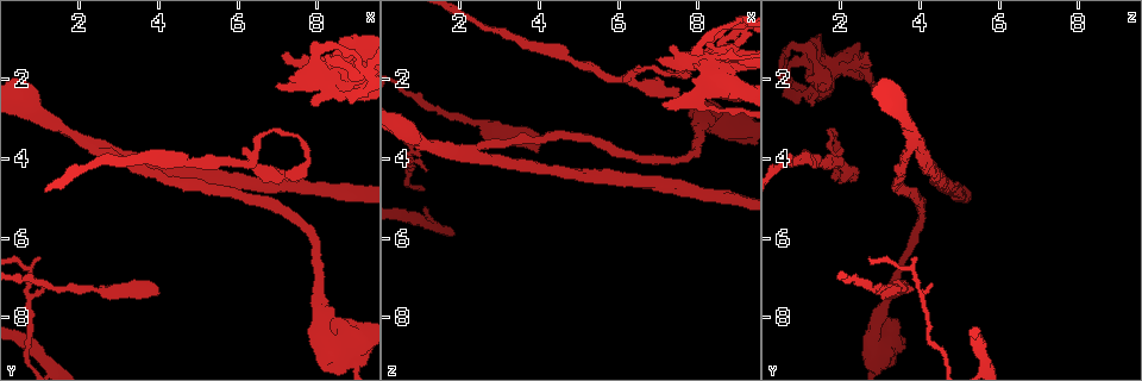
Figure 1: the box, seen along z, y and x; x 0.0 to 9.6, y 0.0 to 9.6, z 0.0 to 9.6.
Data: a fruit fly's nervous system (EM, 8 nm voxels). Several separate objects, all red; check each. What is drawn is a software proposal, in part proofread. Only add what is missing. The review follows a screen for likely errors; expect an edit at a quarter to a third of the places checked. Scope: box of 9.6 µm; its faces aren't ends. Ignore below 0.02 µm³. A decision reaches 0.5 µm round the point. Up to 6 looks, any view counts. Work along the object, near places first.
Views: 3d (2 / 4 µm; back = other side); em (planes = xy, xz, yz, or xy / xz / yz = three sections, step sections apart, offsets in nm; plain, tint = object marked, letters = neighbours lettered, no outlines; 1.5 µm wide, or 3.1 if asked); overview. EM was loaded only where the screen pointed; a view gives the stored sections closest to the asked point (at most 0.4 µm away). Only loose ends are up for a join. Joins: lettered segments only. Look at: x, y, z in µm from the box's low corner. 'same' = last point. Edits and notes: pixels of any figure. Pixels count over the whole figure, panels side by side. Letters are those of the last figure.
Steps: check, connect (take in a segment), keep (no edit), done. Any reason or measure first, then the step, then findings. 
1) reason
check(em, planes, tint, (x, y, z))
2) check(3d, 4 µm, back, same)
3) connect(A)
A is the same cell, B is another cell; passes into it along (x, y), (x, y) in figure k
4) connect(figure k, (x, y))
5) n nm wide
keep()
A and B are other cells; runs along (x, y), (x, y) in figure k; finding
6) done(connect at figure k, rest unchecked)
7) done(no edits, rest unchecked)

branch stops here
check(3d, 2 µm, (7.15, 1.35, 2.70))

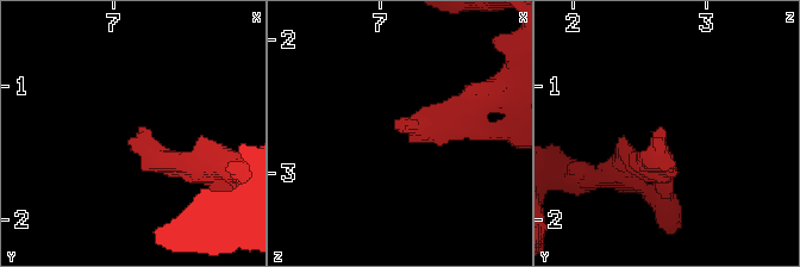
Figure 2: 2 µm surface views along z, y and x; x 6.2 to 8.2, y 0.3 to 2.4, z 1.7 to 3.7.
check(em, planes, letters, (7.20, 1.32, 2.64))

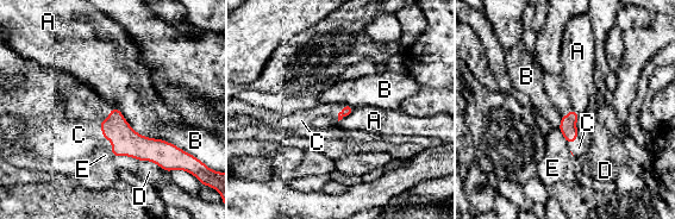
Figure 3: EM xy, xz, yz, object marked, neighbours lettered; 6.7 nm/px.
connect(figure 3, (79, 135))
C is the same cell, A, B, D and E are other cells; passes into it along (125, 141), (100, 126), (79, 135) in figure 3; the cell continues

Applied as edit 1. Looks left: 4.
redraw
check(overview)

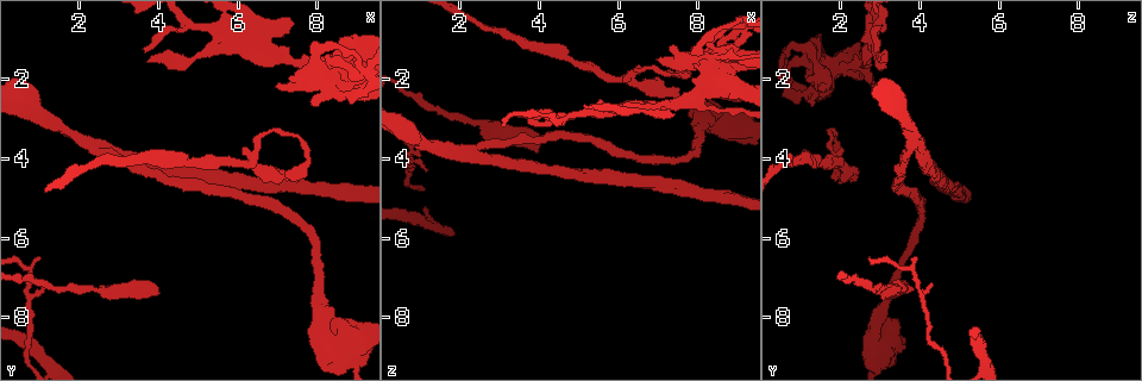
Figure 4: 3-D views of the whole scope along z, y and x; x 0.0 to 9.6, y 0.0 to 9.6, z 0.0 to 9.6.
branch stops here
check(3d, 2 µm, (9.00, 2.45, 0.80))

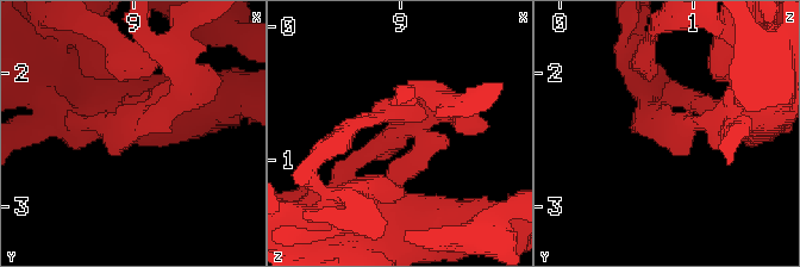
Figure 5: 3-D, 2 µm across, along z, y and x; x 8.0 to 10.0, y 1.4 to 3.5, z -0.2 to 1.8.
need the tissue
check(em, planes, letters, (9.00, 2.52, 0.76))

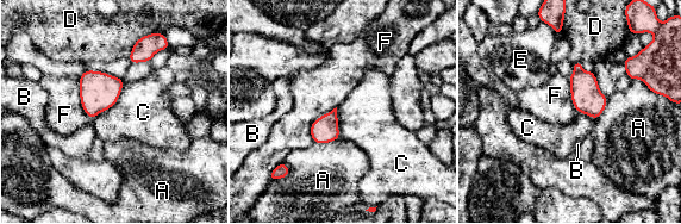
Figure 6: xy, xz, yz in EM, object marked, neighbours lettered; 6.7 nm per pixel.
keep()
A, B, C, D, E and F are other cells; border along (124, 84), (118, 100), (93, 119) in figure 6; no lettered segment goes on from it

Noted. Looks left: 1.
an open end
check(em, planes, letters, (4.05, 7.35, 3.85))

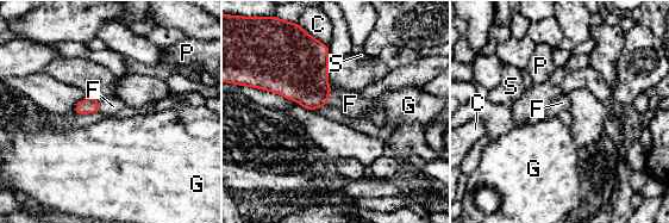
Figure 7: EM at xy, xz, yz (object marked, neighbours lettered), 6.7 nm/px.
connect(figure 7, (350, 104))
F is the same cell, C, G, P and S are other cells; the cell continues

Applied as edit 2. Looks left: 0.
done(connect at figure 3, connect at figure 7, rest unchecked)

